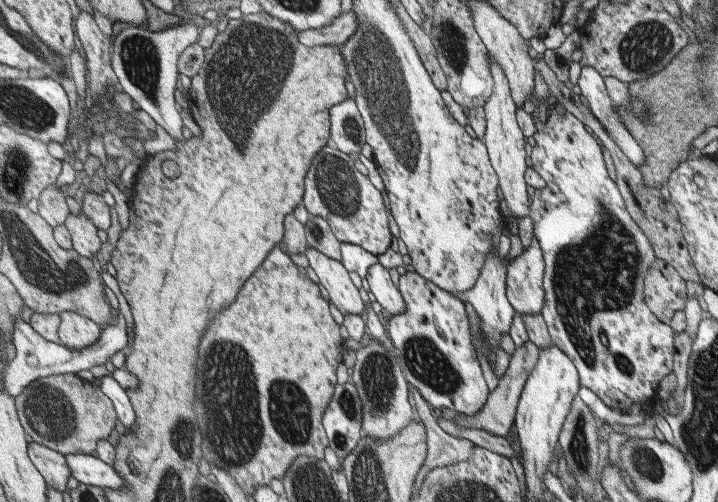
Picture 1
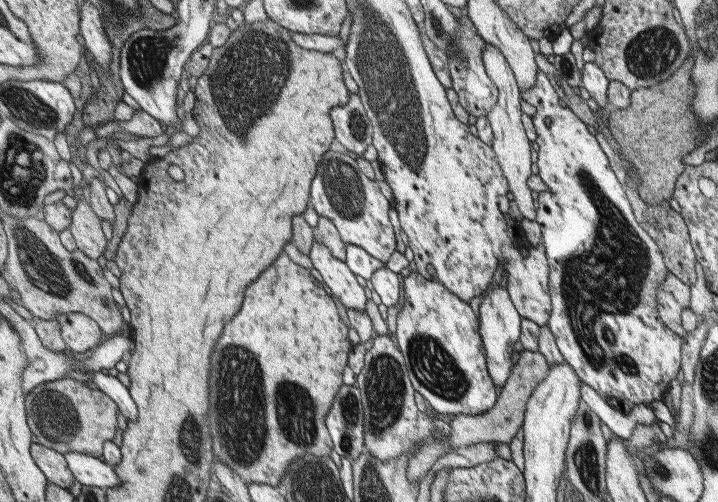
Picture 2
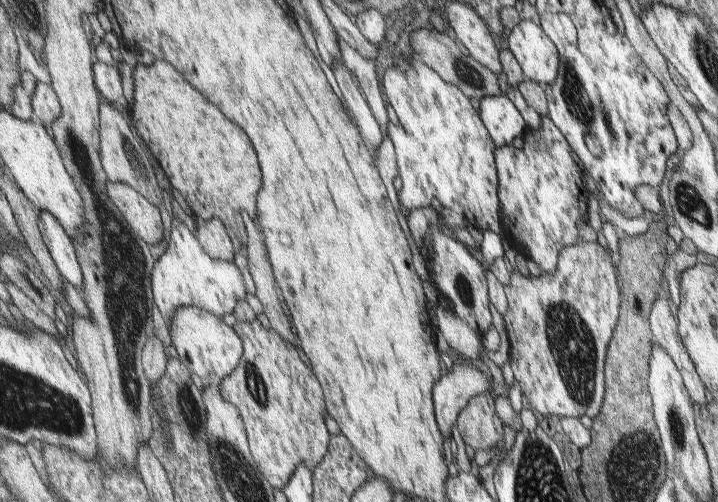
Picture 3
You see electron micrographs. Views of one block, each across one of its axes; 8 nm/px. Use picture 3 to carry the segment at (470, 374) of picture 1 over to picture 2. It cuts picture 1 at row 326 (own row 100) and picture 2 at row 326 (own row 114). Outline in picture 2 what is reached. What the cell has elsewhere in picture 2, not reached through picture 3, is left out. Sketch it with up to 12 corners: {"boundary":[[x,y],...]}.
{"boundary":[[412,271],[391,336],[439,414],[495,406],[473,310]]}

